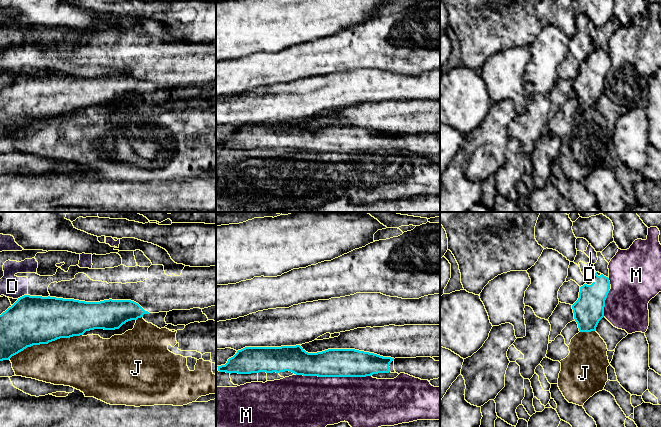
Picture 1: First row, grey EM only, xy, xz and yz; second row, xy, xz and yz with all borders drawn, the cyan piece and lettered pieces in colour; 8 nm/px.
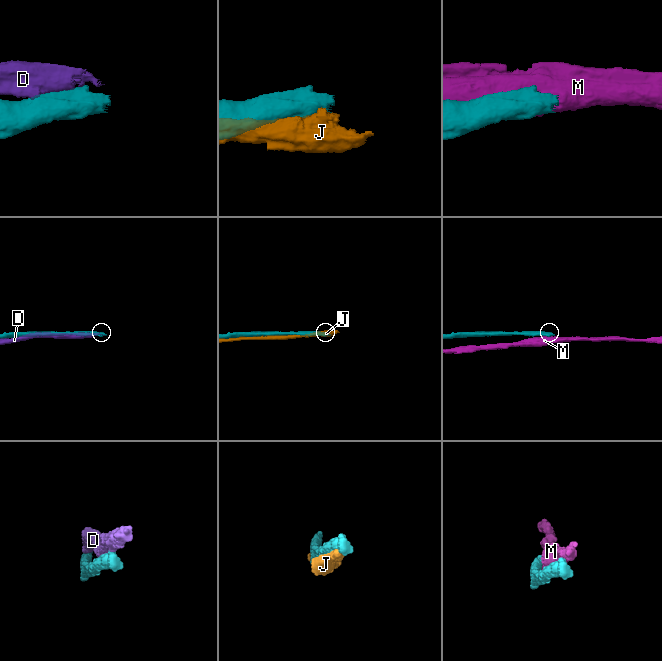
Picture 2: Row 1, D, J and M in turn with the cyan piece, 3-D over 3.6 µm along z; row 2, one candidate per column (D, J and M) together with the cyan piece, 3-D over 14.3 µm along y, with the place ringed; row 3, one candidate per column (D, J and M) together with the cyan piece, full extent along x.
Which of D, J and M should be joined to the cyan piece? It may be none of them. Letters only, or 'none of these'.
none of these

